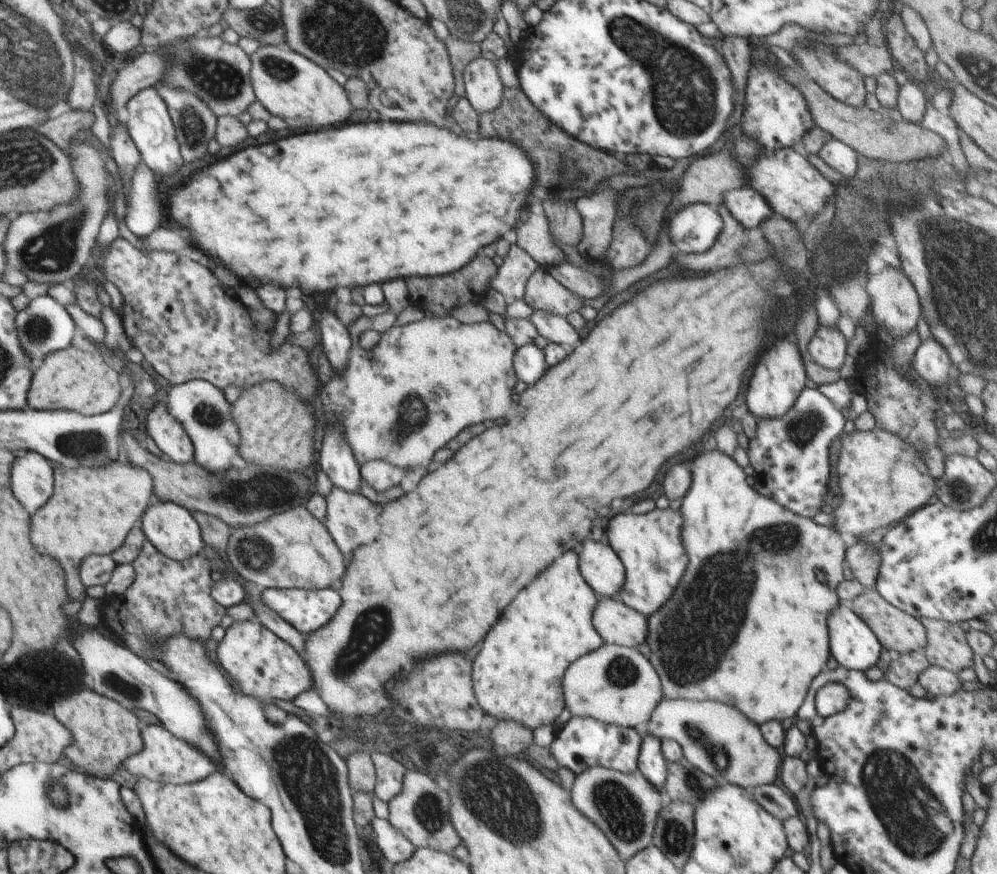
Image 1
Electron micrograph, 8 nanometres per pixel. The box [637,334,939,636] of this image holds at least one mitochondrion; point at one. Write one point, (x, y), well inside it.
(804, 428)

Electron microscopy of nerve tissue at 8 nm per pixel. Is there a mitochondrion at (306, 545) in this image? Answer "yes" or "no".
no

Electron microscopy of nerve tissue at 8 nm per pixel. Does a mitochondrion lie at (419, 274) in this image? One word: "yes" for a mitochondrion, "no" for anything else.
no

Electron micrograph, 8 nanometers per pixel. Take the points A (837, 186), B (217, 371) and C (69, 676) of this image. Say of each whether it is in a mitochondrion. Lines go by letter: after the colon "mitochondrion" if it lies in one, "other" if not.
A: other
B: other
C: mitochondrion

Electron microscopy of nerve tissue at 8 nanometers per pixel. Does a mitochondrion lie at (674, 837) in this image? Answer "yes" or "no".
yes

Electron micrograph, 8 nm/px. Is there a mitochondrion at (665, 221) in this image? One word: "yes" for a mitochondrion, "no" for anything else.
no

